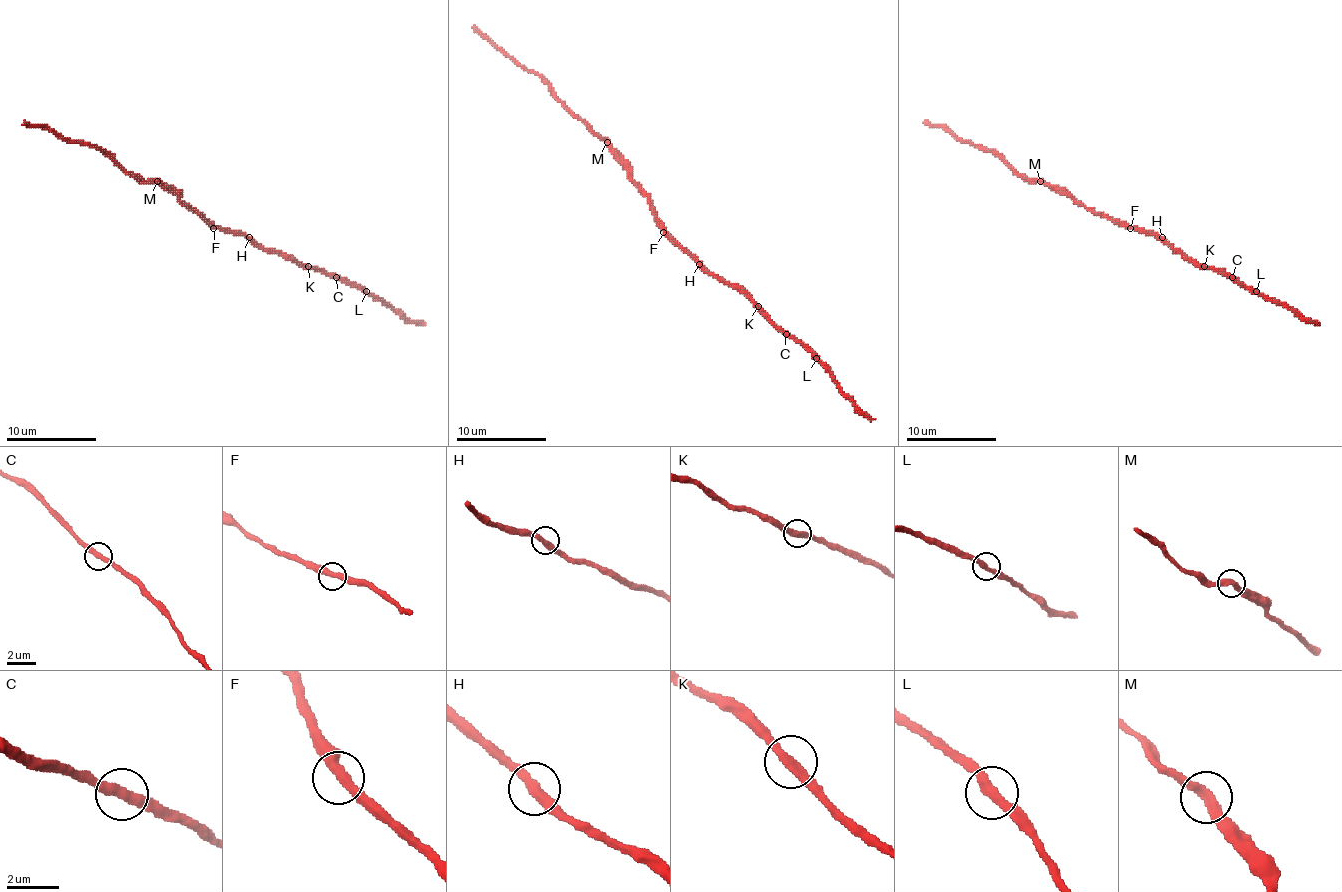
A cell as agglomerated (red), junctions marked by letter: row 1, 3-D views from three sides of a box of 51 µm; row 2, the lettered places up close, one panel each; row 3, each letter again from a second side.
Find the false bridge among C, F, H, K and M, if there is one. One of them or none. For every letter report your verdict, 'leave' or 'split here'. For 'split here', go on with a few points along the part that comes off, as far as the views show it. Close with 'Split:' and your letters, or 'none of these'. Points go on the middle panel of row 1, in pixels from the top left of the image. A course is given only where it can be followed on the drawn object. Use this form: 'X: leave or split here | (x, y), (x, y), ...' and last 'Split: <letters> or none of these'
C: leave
F: leave
H: leave
K: leave
M: leave
Split: none of these

